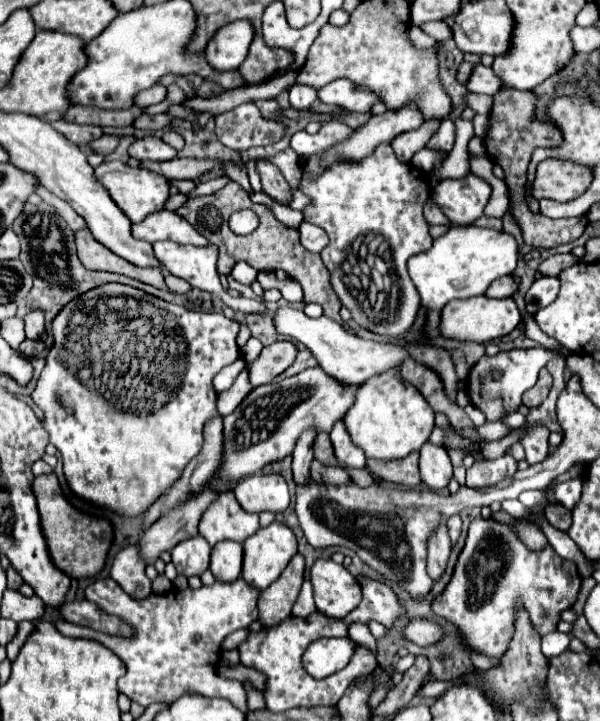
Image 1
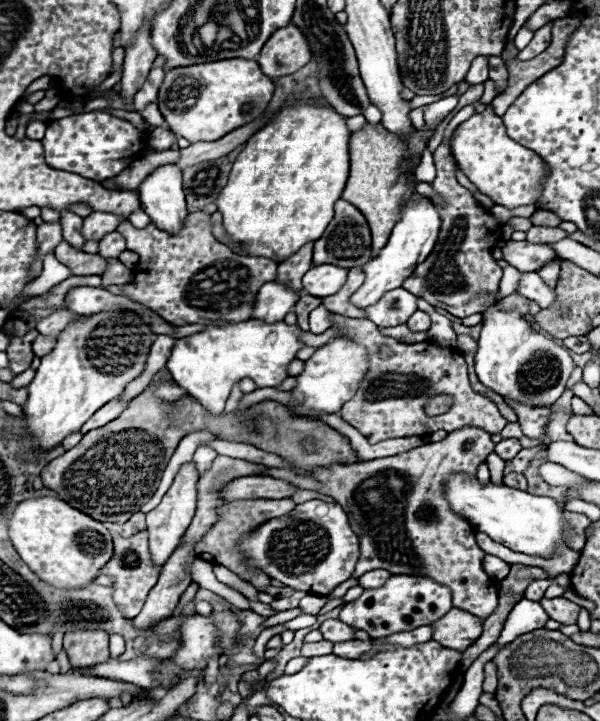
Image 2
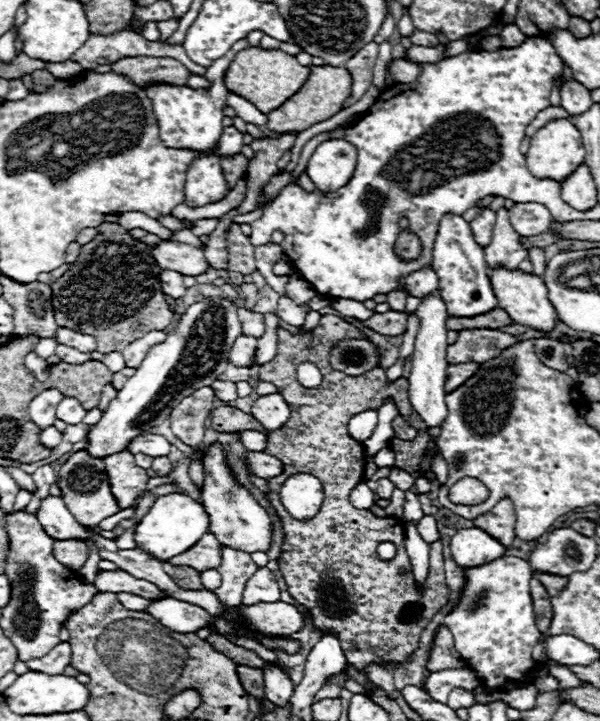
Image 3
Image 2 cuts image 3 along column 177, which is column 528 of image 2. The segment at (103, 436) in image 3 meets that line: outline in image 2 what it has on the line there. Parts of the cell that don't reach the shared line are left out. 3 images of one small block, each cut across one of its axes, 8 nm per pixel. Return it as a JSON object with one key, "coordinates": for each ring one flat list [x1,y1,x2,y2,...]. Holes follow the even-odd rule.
{"coordinates":[[488,306,482,312,482,322,484,326,478,338,478,352,476,352,476,374,480,382,504,398,520,400,520,404,532,404,534,408,542,408,544,404,554,404,566,390,566,380,570,378,570,372,574,368,568,350,556,344,546,334,534,332,530,324,524,320,524,316,518,312,502,312,496,310,494,306]]}

